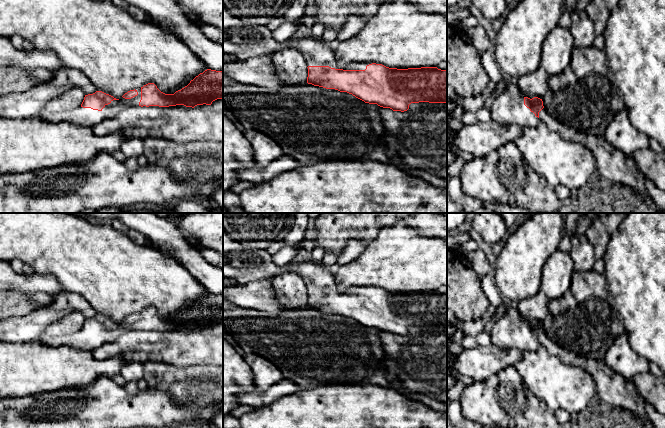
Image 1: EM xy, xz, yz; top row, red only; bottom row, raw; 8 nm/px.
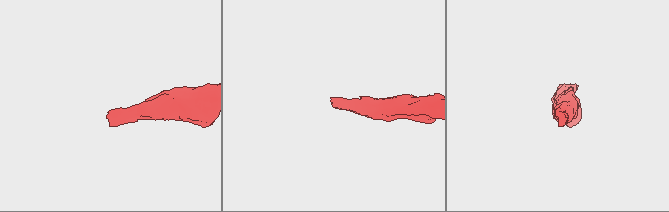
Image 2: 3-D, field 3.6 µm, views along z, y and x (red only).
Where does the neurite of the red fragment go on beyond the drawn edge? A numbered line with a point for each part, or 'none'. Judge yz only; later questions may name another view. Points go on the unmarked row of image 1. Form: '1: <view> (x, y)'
1: yz (508, 332)

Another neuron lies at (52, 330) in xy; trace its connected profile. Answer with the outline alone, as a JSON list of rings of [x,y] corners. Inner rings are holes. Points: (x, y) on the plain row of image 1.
[[[78,312],[71,313],[64,319],[50,324],[46,329],[46,335],[59,338],[62,335],[70,335],[81,330],[85,317]]]

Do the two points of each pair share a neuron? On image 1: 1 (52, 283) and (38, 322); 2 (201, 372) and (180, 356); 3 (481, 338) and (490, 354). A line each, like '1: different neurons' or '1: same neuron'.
1: different neurons
2: different neurons
3: different neurons

